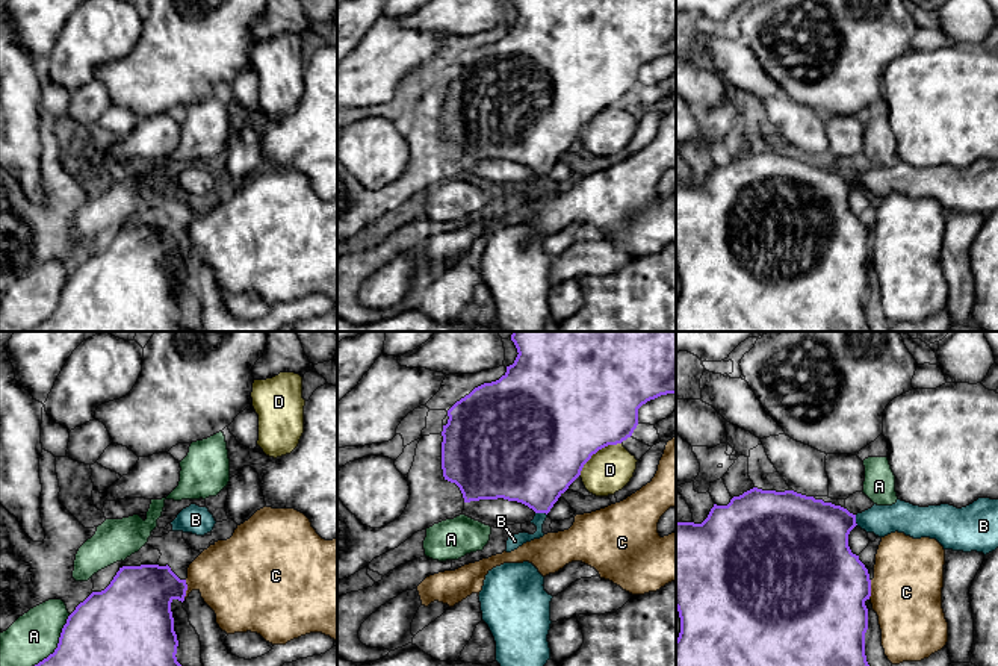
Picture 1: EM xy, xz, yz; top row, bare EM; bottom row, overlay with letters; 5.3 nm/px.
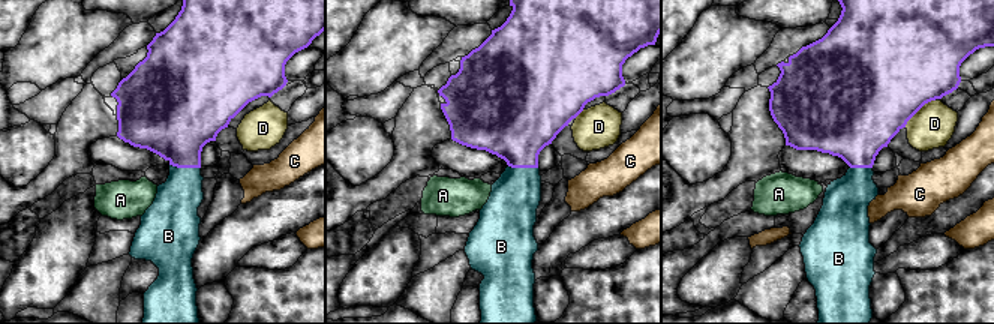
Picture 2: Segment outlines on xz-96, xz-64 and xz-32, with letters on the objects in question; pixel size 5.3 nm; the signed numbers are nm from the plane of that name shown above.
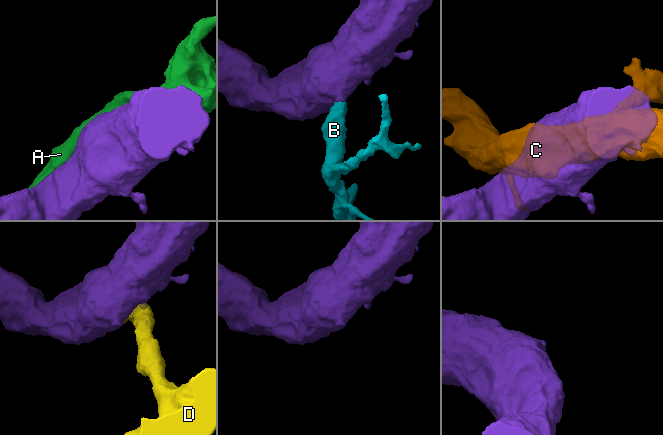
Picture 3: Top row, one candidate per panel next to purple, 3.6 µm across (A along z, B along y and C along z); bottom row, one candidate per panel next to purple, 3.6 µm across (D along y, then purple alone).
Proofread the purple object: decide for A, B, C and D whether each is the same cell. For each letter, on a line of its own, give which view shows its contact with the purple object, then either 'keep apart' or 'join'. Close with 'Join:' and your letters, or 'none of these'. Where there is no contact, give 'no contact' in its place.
A: xy | keep apart
B: xz | join
C: xy | keep apart
D: xz | keep apart
Join: B

